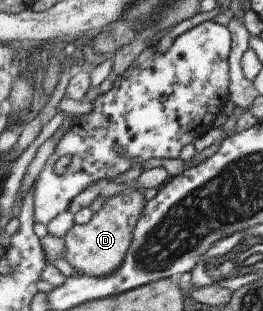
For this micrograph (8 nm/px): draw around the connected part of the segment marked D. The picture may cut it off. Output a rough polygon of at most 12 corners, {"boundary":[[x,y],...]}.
{"boundary":[[142,193],[104,200],[61,236],[82,276],[108,276],[126,254]]}

